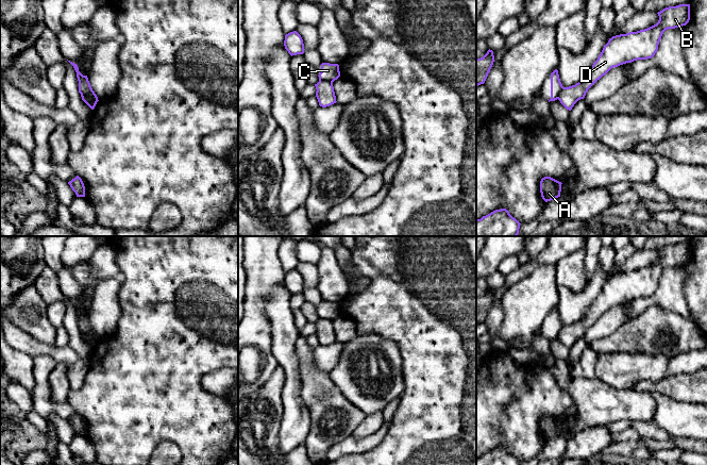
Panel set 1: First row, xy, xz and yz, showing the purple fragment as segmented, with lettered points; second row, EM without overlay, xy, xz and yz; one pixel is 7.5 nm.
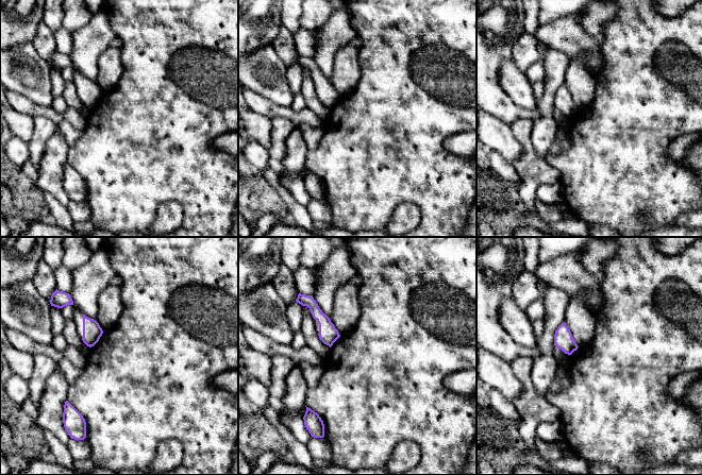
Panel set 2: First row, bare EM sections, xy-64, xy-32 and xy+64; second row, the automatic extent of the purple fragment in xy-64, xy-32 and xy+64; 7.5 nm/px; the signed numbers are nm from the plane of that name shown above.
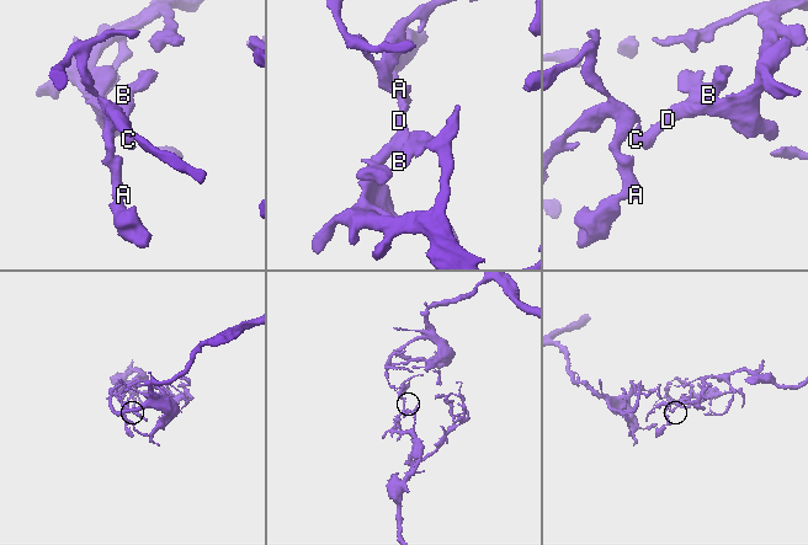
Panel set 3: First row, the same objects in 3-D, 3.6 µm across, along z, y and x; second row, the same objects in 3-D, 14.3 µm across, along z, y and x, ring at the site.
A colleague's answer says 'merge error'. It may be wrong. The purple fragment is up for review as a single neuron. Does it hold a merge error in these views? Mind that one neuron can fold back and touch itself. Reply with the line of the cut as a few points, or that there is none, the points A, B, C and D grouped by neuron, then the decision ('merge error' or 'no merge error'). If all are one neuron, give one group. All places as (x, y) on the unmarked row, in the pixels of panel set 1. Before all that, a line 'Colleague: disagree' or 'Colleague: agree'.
Colleague: agree
cut xy (81, 332), (96, 341); groups A C / B D; merge error

